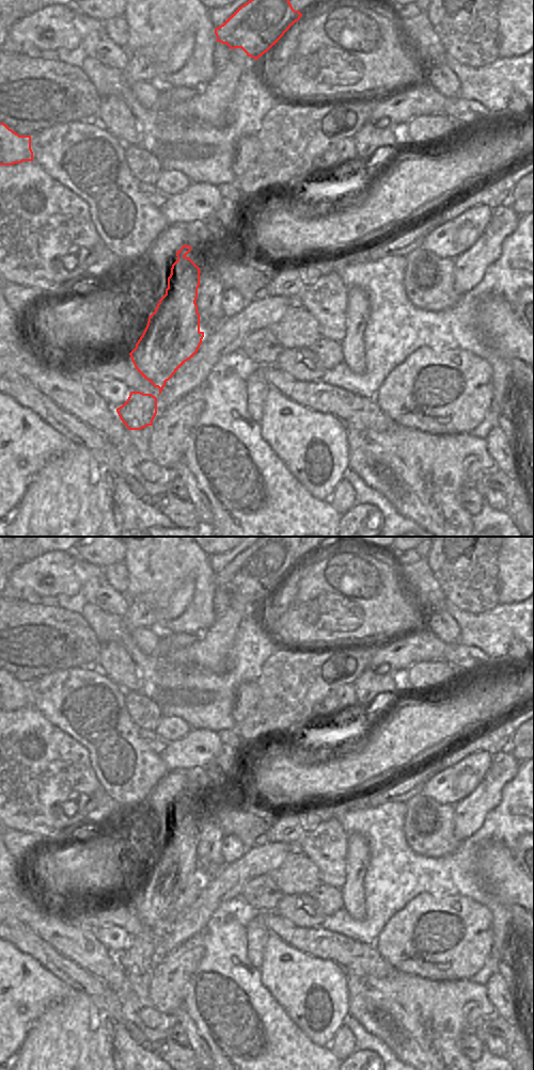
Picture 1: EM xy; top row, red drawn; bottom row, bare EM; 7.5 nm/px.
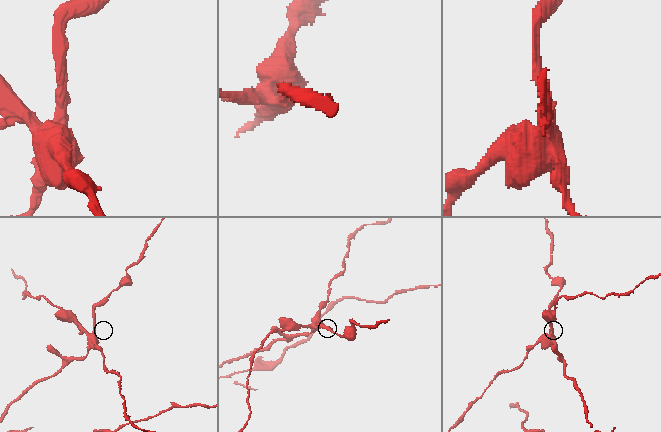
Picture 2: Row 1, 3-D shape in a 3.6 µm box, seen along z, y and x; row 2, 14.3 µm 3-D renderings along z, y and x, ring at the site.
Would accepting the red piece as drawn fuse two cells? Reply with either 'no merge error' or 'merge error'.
merge error

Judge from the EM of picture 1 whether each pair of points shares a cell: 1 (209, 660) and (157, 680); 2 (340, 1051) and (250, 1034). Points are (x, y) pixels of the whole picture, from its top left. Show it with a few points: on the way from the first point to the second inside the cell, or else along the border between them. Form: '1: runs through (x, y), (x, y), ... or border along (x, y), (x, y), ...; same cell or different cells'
1: border along (169, 661), (175, 665), (195, 666), (218, 673); different cells
2: border along (329, 1047), (336, 1058); different cells

